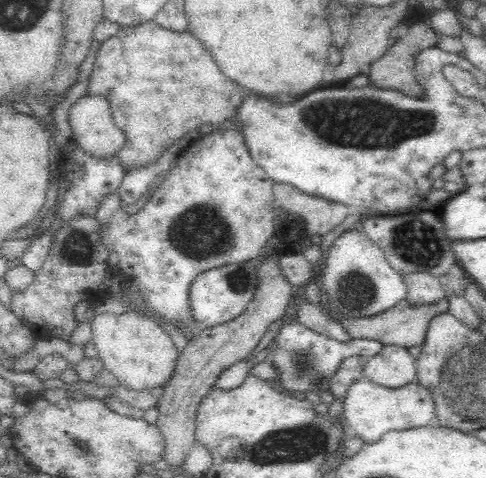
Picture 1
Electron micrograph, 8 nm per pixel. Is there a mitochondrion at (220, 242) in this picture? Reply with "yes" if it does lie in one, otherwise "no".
yes

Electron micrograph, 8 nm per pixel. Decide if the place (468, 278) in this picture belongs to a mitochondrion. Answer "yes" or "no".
no

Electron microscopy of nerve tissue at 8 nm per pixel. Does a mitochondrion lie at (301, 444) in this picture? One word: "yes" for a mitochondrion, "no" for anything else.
yes

